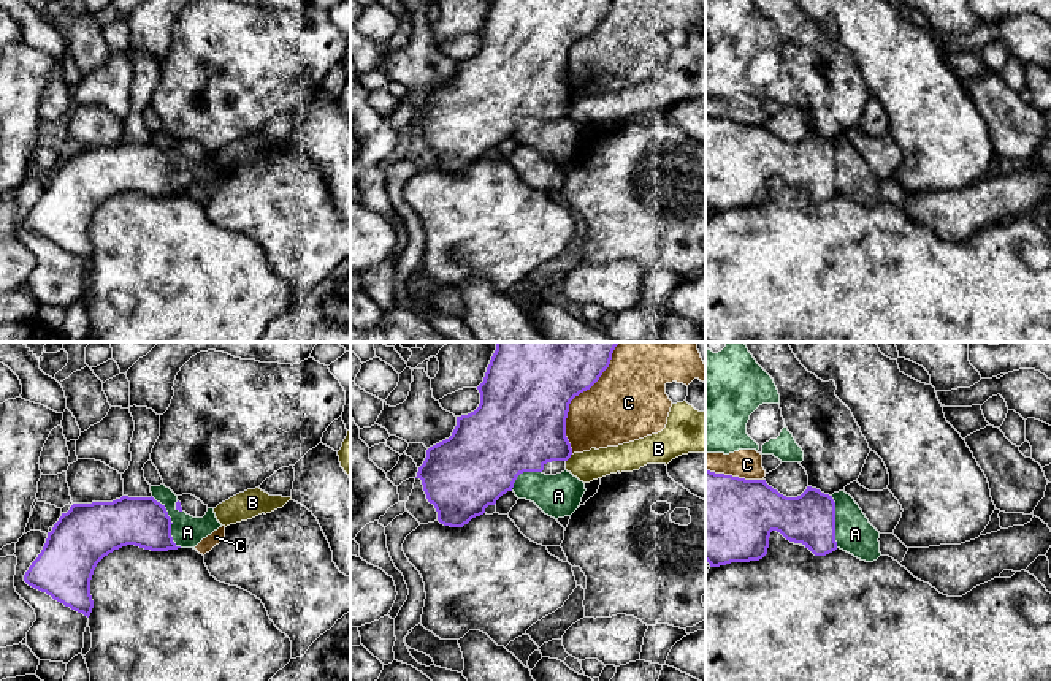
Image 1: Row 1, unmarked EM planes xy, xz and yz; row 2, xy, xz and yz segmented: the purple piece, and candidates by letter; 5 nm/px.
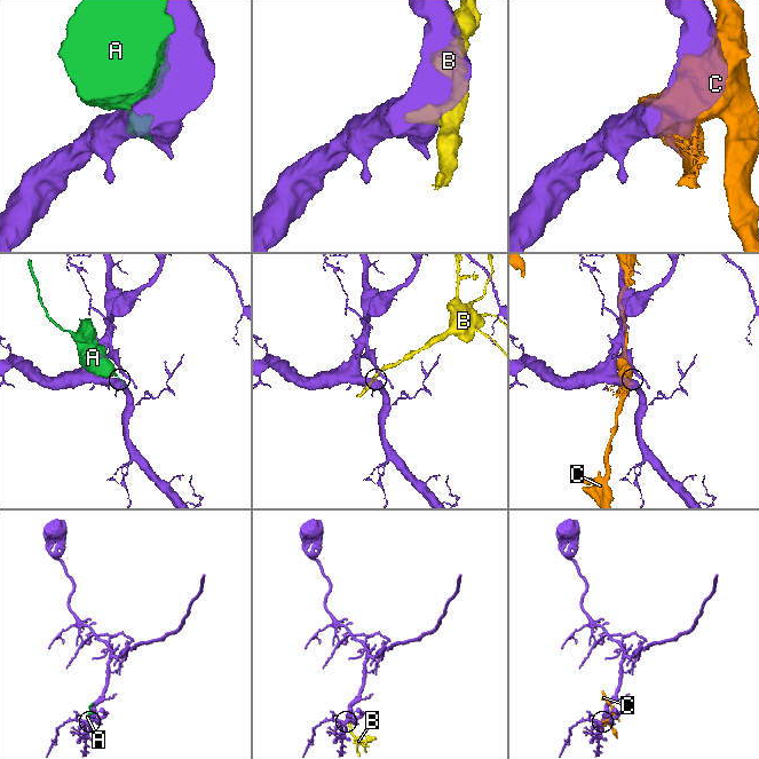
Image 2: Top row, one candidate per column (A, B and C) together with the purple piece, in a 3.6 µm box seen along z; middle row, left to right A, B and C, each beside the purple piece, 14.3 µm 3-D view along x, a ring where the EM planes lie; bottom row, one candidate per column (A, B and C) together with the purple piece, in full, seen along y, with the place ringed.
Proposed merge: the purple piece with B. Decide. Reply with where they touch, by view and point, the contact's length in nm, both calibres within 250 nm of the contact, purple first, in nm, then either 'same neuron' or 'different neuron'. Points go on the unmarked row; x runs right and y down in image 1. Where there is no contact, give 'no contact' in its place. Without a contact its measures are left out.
contact xz (569, 102); length 50 nm; calibres 380 and 150 nm; different neuron

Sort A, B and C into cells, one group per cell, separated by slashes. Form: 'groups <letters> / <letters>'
groups A / B / C

